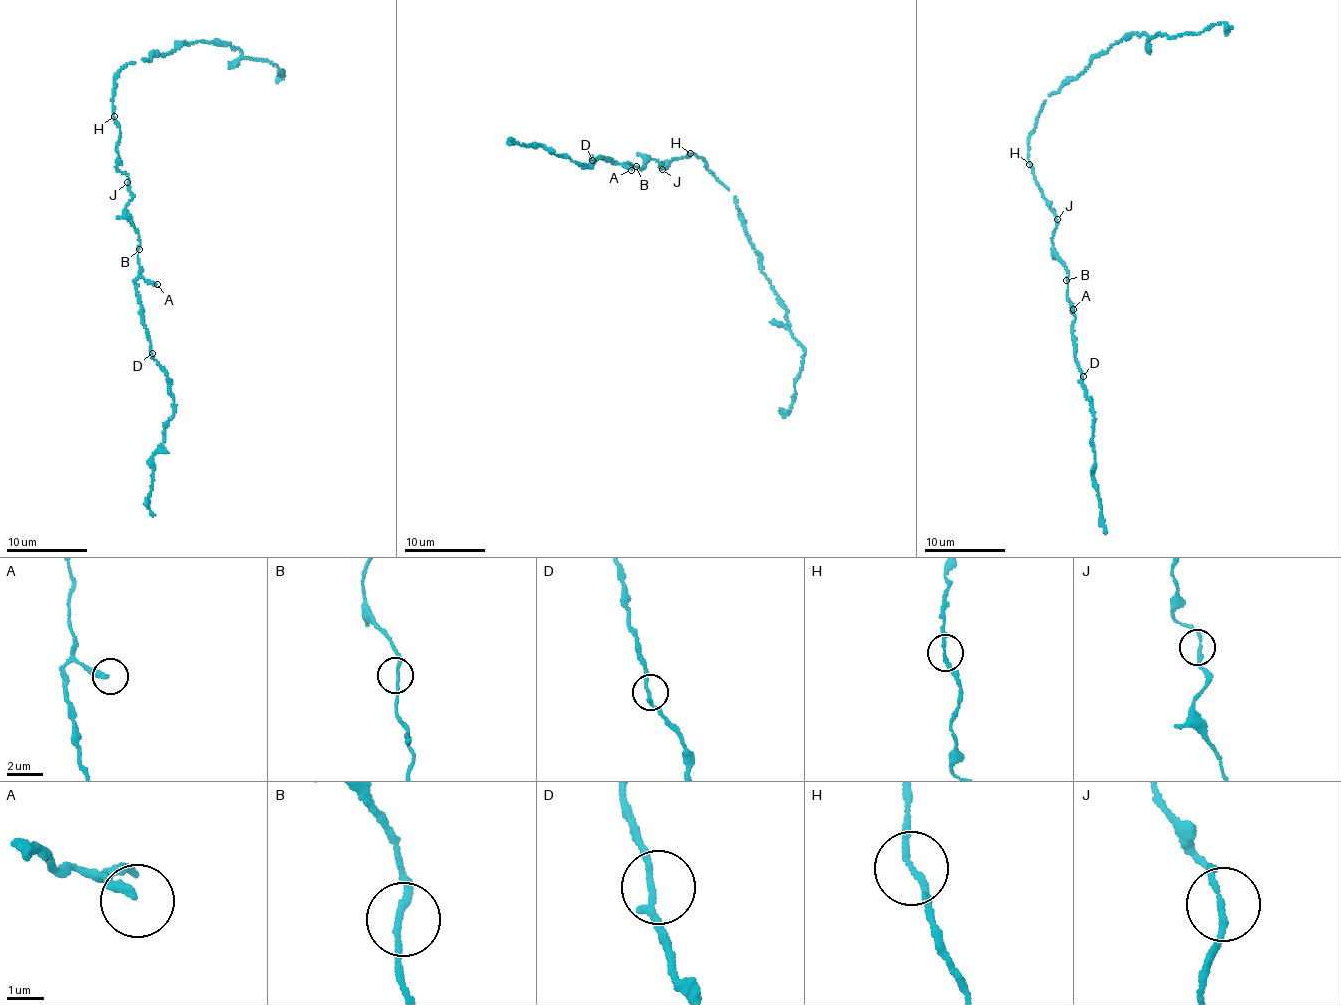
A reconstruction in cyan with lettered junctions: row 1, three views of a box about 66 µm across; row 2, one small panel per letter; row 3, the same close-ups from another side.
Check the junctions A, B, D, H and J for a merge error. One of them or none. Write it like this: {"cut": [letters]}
{"cut": []}

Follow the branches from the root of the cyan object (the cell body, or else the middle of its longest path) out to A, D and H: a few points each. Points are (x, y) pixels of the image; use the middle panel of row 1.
A: (670, 161), (662, 165), (665, 169), (645, 156), (639, 169), (627, 161), (624, 166), (631, 170)
D: (670, 161), (662, 165), (665, 169), (645, 156), (639, 169), (627, 161), (614, 164), (601, 156), (592, 160)
H: (670, 161), (686, 155), (690, 157), (690, 154)

